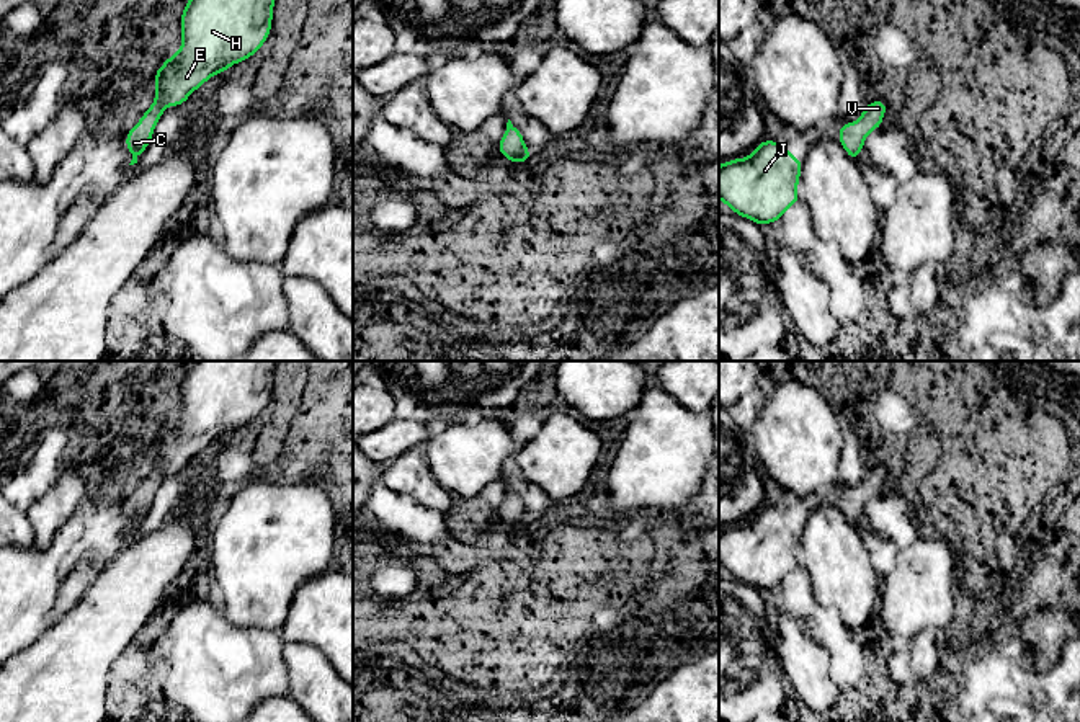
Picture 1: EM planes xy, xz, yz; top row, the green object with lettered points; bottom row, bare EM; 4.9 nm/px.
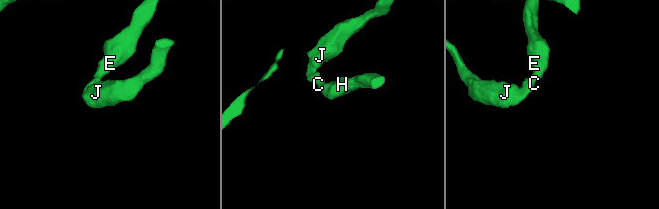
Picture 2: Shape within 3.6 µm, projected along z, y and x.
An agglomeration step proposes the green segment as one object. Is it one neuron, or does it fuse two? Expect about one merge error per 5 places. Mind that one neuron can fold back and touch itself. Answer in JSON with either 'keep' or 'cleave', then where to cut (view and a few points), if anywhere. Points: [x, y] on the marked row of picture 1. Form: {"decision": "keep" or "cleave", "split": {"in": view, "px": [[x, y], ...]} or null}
{"decision": "keep", "split": null}

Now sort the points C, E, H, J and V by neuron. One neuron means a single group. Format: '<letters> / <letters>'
C E H J V

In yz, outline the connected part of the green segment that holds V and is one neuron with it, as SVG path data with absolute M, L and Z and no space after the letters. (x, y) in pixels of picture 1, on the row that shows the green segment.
M876 100L864 105L864 111L858 121L840 124L838 142L845 147L850 158L856 160L863 152L864 139L871 131L881 127L887 105Z

